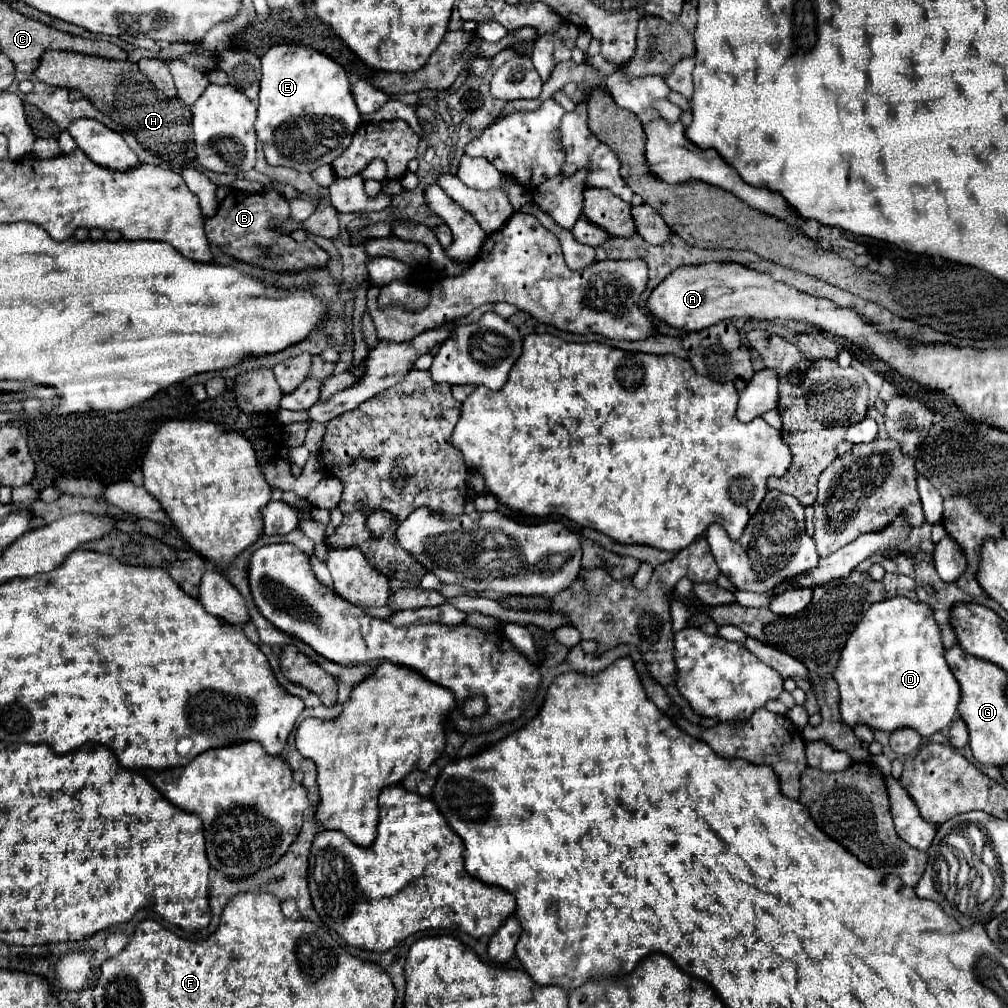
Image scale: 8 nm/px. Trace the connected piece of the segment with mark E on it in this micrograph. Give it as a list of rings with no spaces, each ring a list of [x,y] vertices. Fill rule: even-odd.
[[[292,43],[274,45],[264,53],[256,133],[258,141],[262,141],[264,145],[264,155],[270,165],[292,167],[298,171],[314,171],[320,165],[332,163],[350,145],[352,133],[356,131],[360,121],[362,117],[350,93],[350,81],[342,65],[312,47]]]

